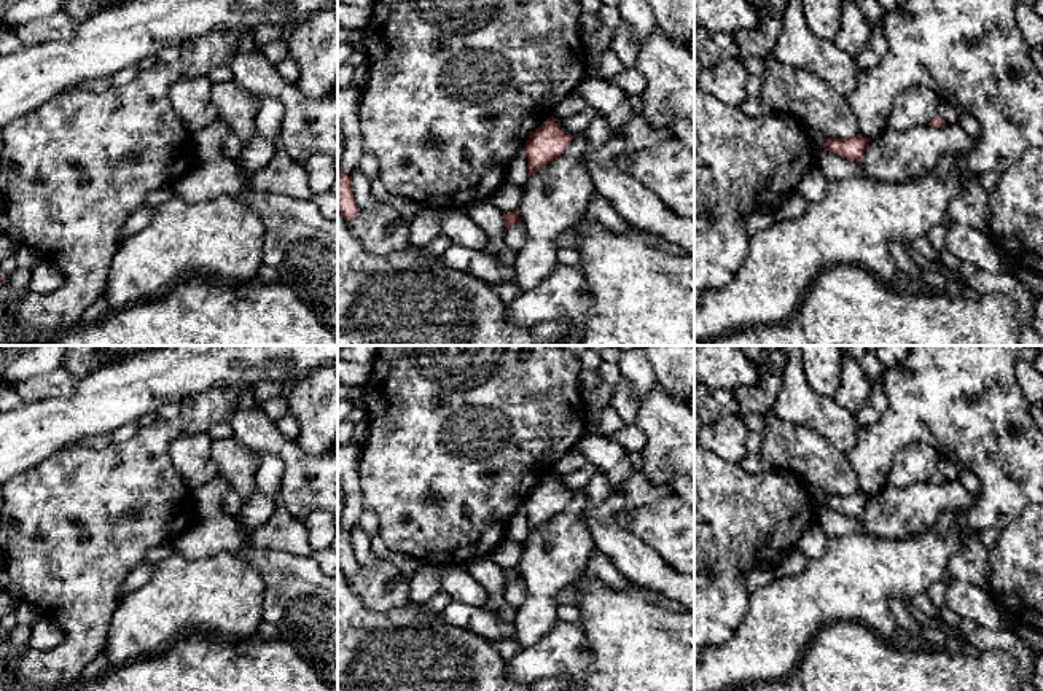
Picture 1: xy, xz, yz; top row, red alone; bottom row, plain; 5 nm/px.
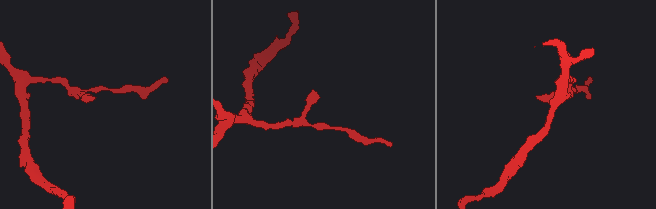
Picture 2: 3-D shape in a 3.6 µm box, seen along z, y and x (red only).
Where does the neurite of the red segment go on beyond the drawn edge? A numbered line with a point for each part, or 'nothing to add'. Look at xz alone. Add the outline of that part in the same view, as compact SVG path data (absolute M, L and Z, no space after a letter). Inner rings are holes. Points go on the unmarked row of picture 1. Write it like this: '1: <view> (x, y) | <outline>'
nothing to add

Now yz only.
nothing to add

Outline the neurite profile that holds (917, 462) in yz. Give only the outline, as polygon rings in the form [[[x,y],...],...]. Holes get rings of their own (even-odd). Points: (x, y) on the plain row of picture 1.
[[[914,443],[897,452],[887,484],[908,487],[916,482],[930,481],[938,473],[939,454],[928,444]]]

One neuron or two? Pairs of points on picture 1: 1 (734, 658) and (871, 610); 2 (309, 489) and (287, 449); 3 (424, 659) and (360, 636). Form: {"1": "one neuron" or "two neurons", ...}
{"1": "one neuron", "2": "one neuron", "3": "one neuron"}

